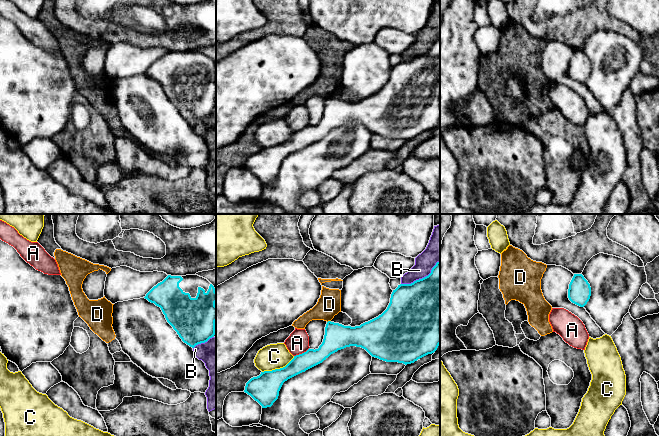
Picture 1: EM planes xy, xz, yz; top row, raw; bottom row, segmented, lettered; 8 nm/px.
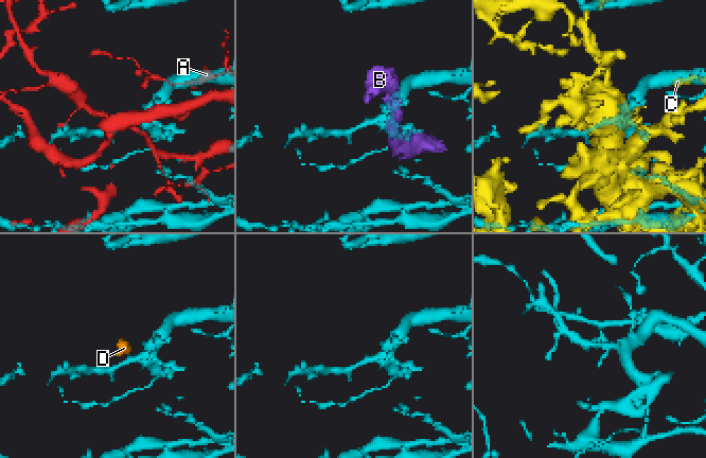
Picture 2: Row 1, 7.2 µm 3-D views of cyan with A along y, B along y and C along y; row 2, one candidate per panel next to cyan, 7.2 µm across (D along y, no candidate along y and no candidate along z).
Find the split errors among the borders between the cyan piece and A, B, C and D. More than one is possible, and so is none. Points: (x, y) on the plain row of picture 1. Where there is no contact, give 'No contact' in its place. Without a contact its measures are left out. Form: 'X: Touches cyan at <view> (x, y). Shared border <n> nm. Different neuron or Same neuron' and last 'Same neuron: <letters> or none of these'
A: Touches cyan at xz (302, 129). Shared border 150 nm. Different neuron
B: Touches cyan at xz (422, 54). Shared border 360 nm. Different neuron
C: Touches cyan at xz (278, 145). Shared border 300 nm. Different neuron
D: Touches cyan at xz (328, 97). Shared border 40 nm. Different neuron
Same neuron: none of these

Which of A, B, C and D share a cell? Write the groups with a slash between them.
A / B / C / D

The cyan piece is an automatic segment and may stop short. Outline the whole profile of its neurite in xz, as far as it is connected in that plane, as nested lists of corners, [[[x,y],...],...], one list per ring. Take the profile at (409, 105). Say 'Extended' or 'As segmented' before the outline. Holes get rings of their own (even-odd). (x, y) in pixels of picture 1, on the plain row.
As segmented. [[[440,37],[431,49],[411,60],[400,60],[393,66],[387,85],[378,93],[360,102],[344,102],[328,97],[325,111],[318,125],[308,125],[294,132],[283,144],[264,147],[251,154],[244,168],[257,177],[262,184],[271,183],[278,175],[279,167],[285,157],[322,139],[331,130],[350,122],[365,125],[372,133],[386,138],[405,141],[434,129],[440,121]]]

